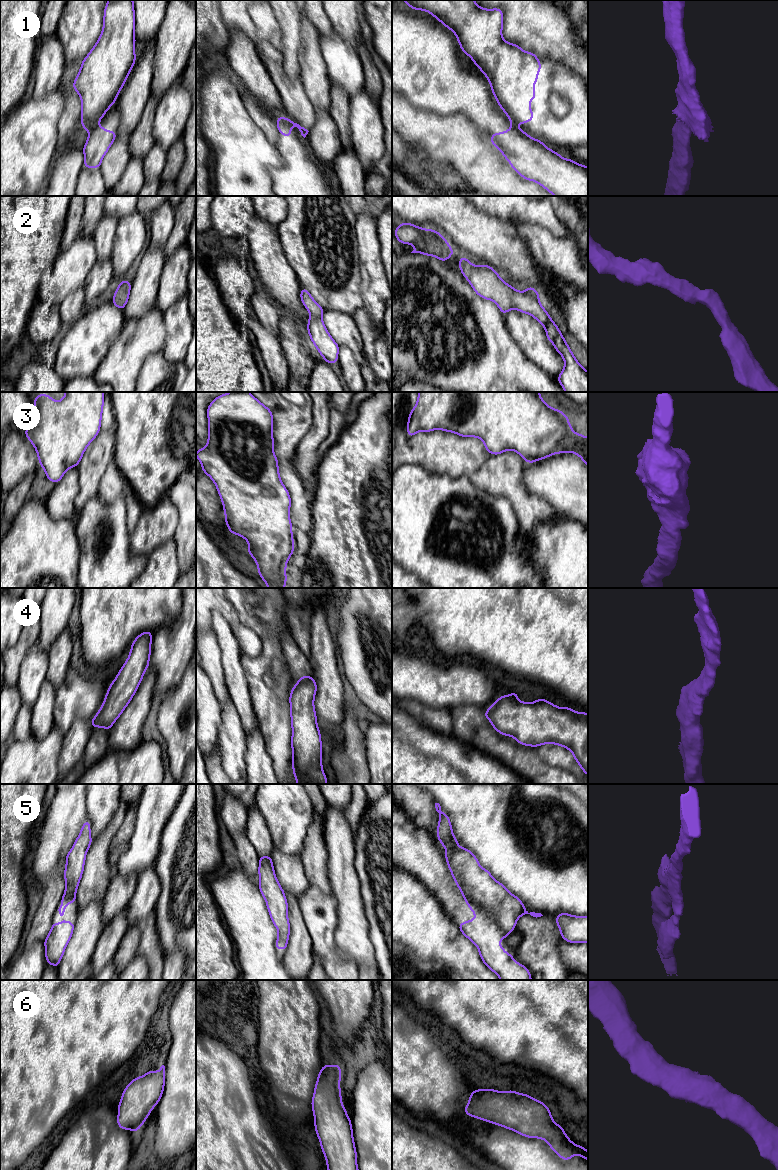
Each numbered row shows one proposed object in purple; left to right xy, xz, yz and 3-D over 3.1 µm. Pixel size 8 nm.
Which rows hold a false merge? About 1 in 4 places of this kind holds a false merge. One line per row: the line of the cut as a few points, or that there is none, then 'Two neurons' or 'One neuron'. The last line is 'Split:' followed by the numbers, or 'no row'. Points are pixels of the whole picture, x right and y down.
1: Split along xy (96, 123), (88, 129). Two neurons
2: No split. One neuron
3: No split. One neuron
4: No split. One neuron
5: Split along yz (464, 897), (476, 903), (493, 917), (506, 936). Two neurons
6: No split. One neuron
Split: 1, 5

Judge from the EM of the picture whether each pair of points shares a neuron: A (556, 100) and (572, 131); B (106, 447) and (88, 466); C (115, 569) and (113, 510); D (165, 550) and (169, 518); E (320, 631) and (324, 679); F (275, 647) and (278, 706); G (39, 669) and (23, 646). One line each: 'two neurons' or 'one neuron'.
A: two neurons
B: one neuron
C: one neuron
D: two neurons
E: one neuron
F: one neuron
G: two neurons

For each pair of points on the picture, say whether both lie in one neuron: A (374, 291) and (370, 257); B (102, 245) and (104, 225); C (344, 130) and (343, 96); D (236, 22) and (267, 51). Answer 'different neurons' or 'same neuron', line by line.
A: same neuron
B: same neuron
C: same neuron
D: same neuron

